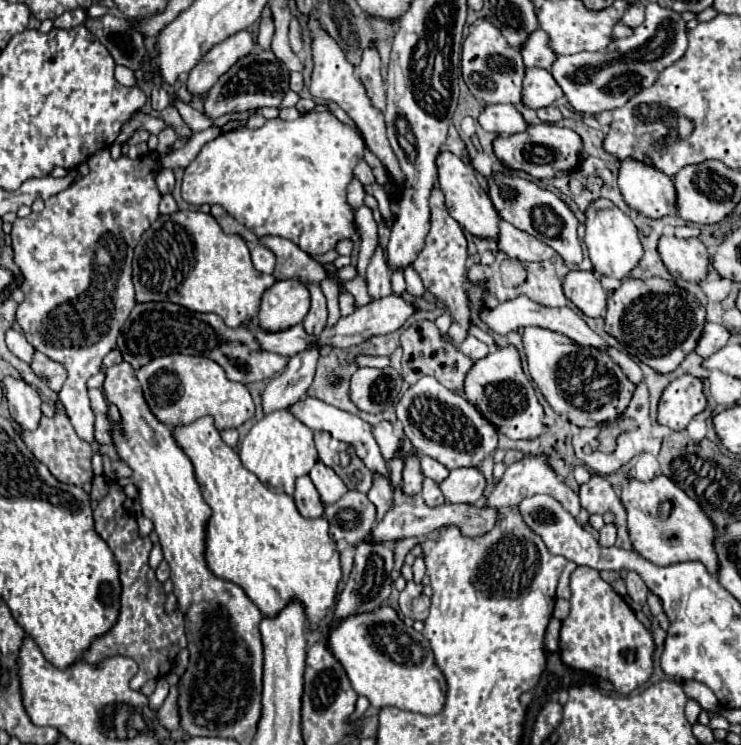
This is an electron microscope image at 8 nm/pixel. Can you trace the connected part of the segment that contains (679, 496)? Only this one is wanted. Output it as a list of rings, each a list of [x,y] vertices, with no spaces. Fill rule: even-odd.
[[[660,475],[648,483],[630,479],[628,487],[622,489],[622,503],[628,511],[628,531],[632,545],[644,559],[660,567],[668,567],[678,561],[700,561],[710,575],[718,573],[720,561],[714,549],[718,531],[714,521],[700,509],[700,505],[694,499],[690,499],[666,475]],[[666,499],[670,499],[674,507],[672,513],[664,519],[658,513],[658,505]]]

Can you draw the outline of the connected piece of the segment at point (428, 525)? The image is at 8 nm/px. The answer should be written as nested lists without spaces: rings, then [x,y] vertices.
[[[396,493],[394,507],[386,513],[386,517],[374,525],[370,531],[372,541],[398,541],[404,537],[420,537],[428,535],[442,527],[458,527],[464,537],[478,537],[486,535],[494,525],[498,523],[498,509],[488,505],[472,505],[472,503],[446,503],[440,507],[428,507],[420,495],[418,497],[404,497],[402,493]]]

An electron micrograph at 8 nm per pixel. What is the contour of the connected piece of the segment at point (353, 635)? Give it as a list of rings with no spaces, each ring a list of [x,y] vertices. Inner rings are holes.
[[[392,607],[378,613],[348,617],[328,629],[330,649],[344,665],[348,679],[358,695],[364,695],[372,707],[398,707],[422,715],[438,715],[446,703],[446,679],[434,663],[428,639],[406,627]]]

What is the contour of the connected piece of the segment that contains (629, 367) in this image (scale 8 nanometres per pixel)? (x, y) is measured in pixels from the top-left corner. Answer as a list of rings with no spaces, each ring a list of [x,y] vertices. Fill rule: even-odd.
[[[608,347],[608,355],[622,367],[622,371],[630,377],[630,381],[634,381],[636,385],[638,385],[638,381],[642,379],[642,371],[640,371],[640,367],[638,367],[638,363],[636,361],[632,361],[626,353],[622,353],[622,351],[618,351],[618,349],[614,349],[614,347]]]

